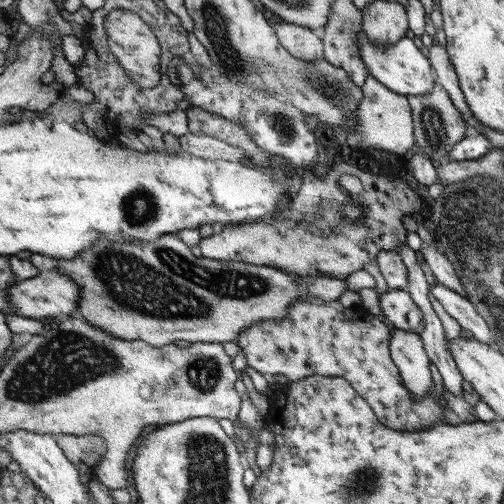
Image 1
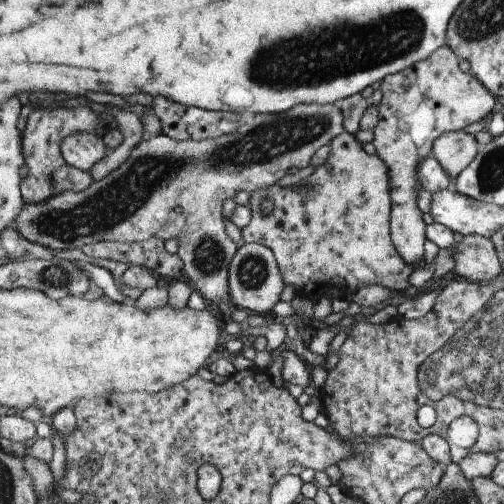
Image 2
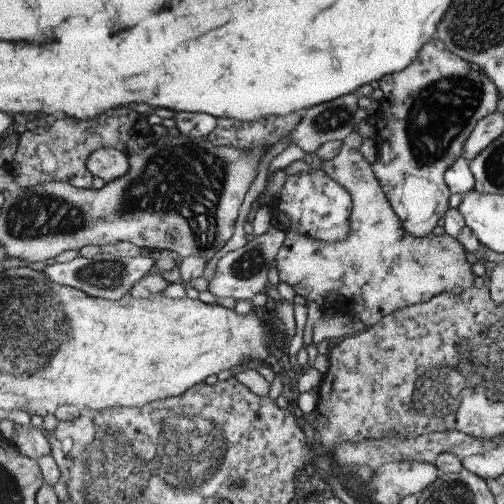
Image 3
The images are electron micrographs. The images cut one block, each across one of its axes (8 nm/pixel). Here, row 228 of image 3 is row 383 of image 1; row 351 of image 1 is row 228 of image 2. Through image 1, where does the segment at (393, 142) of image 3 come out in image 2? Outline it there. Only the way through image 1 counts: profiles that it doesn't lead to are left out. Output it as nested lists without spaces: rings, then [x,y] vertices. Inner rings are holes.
[[[449,44],[431,58],[399,74],[387,76],[381,82],[381,92],[381,124],[373,130],[373,144],[377,148],[377,156],[381,156],[391,168],[393,242],[405,264],[421,268],[429,236],[423,214],[417,206],[417,194],[423,190],[419,182],[419,164],[433,154],[433,144],[443,132],[463,132],[465,126],[487,118],[497,104],[497,96],[475,74],[467,74],[459,68],[457,52]]]

